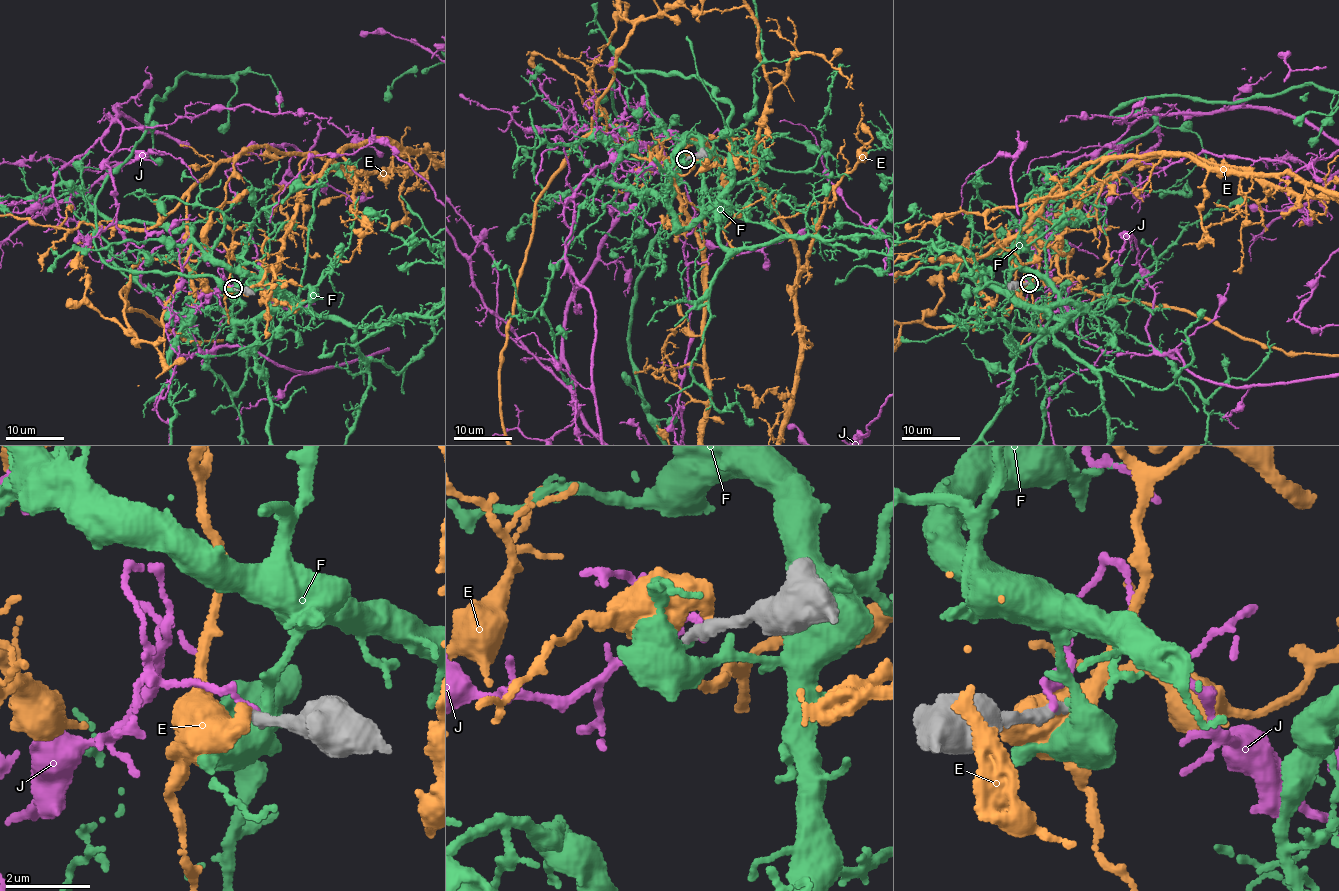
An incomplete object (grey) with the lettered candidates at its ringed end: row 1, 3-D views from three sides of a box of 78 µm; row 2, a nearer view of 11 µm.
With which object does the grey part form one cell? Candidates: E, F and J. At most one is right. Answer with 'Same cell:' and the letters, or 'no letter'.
Same cell: no letter

